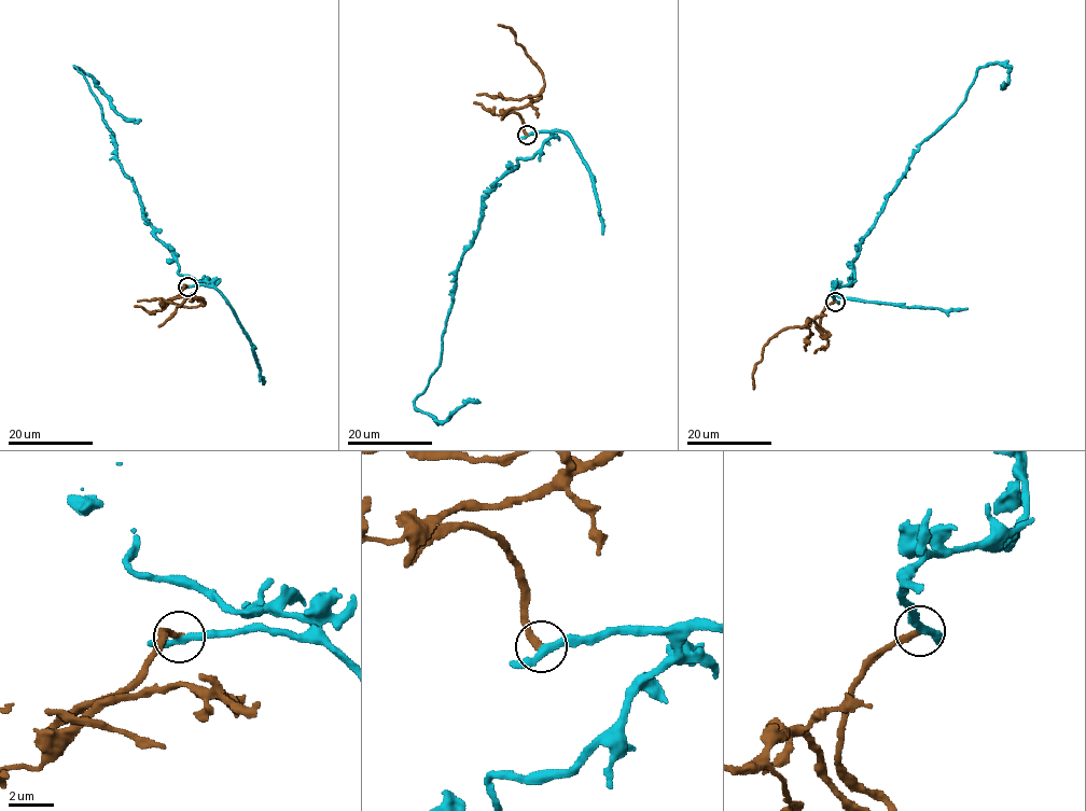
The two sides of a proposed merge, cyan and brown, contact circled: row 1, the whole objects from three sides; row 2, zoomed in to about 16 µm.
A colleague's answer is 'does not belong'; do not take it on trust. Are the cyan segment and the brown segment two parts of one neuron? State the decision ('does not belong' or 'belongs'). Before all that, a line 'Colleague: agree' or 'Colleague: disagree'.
Colleague: agree
does not belong

